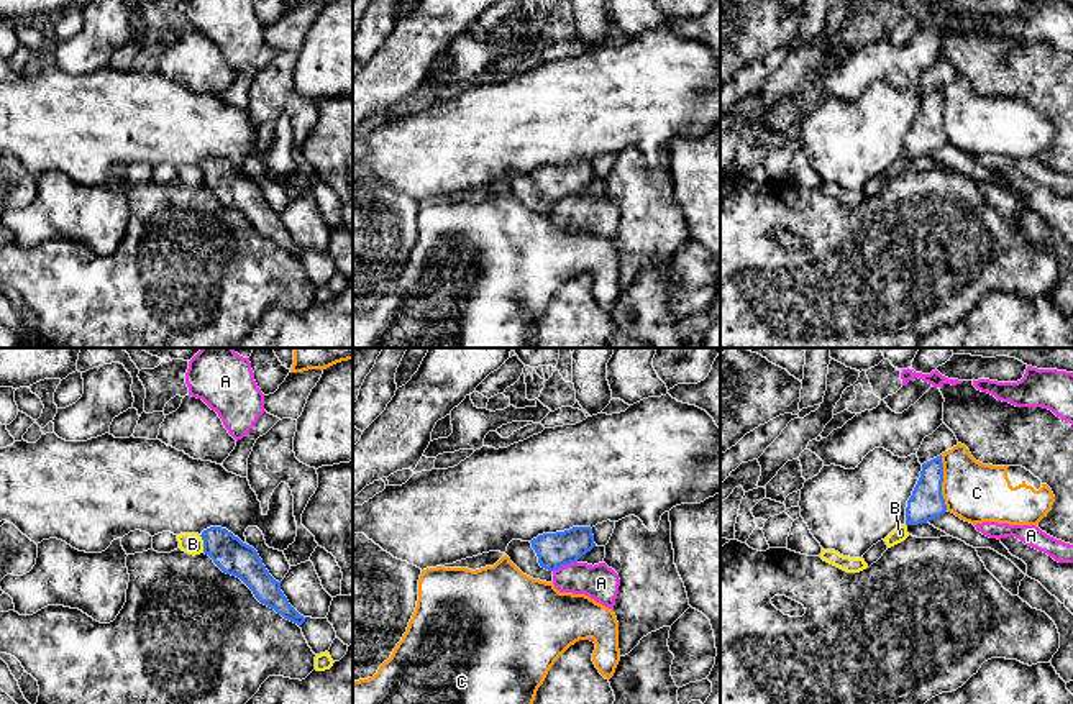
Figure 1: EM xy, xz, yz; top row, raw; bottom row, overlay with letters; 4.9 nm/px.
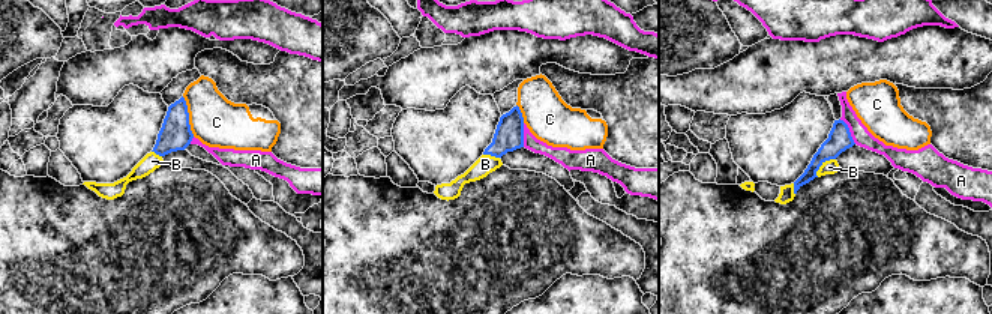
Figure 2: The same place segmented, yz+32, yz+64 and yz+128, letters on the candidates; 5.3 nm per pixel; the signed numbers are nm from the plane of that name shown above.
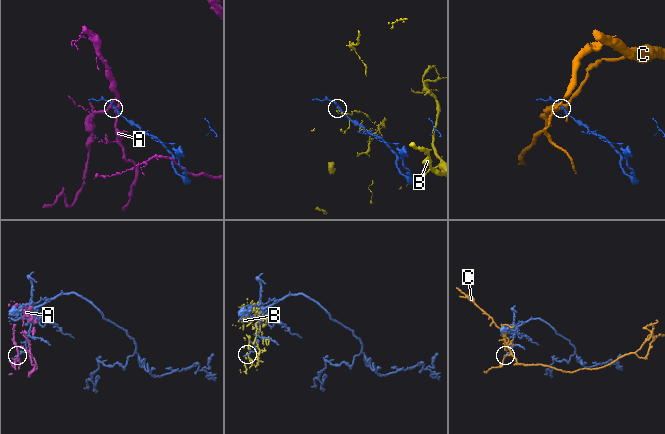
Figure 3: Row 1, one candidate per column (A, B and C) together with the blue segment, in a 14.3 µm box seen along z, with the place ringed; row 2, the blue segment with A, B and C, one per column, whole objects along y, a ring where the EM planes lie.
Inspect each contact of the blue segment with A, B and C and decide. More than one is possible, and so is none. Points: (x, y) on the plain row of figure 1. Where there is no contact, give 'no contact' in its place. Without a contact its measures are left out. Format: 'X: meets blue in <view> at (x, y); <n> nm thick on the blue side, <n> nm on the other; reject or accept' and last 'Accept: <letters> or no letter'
A: meets blue in xz at (565, 196); 170 nm thick on the blue side, 180 nm on the other; reject
B: meets blue in xy at (204, 176); 170 nm thick on the blue side, 110 nm on the other; reject
C: meets blue in yz at (942, 114); 160 nm thick on the blue side, 300 nm on the other; reject
Accept: no letter

